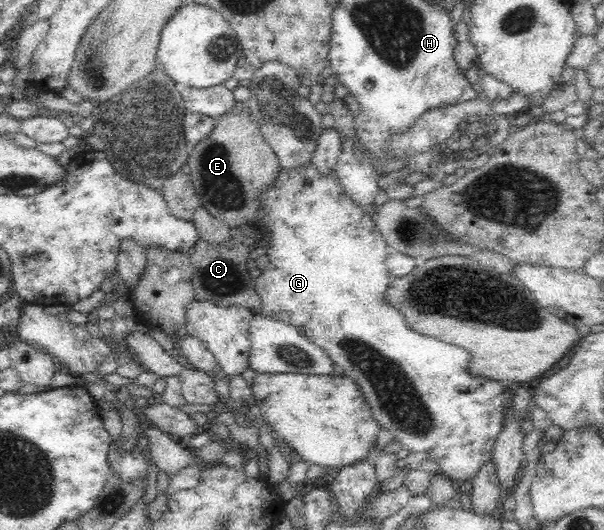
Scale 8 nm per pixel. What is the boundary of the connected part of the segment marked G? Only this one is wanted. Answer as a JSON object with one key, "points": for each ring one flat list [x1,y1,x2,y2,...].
{"points":[[309,162,307,166,303,166,303,170,279,170,279,176,273,182,273,186,263,190,259,209,261,209,261,214,256,219,253,219,250,224,255,227,261,227,262,231,267,229,271,233,271,240,269,240,266,255,264,261,262,261,262,273,255,279,256,291,262,301,262,315,292,324,297,328,303,328,306,331,303,333,303,336,317,346,322,347,327,356,343,368,345,375,349,375,349,377,357,381,359,389,363,391,365,401,371,405,373,418,379,421,379,425,381,425,383,430,391,432,394,439,400,442,405,451,409,453,427,453,429,460,438,462,438,472,445,474,445,476,458,484,465,485,467,481,473,479,479,468,493,458,494,442,497,440,497,435,502,431,504,414,507,411,513,411,514,413,512,397,516,385,507,387,505,383,501,383,498,380,469,374,470,352,466,350,463,352,464,348,455,348,452,344,441,342,438,338,419,336,418,332,414,330,411,332,411,329,407,328,408,324,403,319,401,311,391,307,384,297,384,292,391,279,388,276,386,265,386,260,391,250,383,236,378,232,371,216,365,214,365,209,355,204,353,198,347,195,346,189,341,185,334,171,329,172,327,176,321,176,312,162]]}

